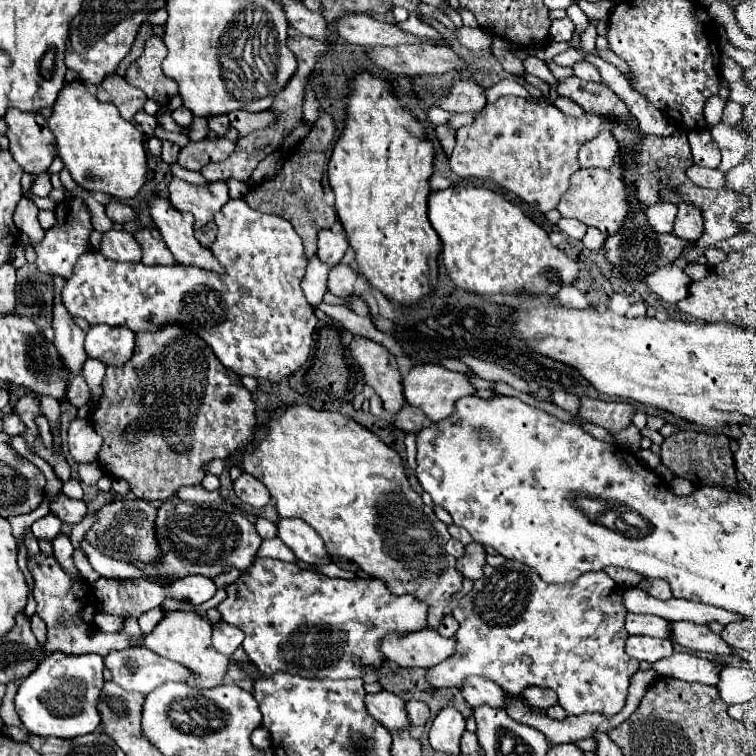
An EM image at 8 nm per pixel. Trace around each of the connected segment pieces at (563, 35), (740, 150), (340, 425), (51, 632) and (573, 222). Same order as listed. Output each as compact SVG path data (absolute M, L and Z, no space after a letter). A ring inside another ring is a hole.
M568 17L552 21L550 37L552 37L554 41L570 41L572 35L574 35L574 23L572 23Z
M722 121L718 125L714 125L710 129L710 133L712 133L712 137L718 143L720 153L722 153L722 163L718 169L726 173L728 169L736 167L744 159L752 139L740 125L726 125Z
M308 405L288 407L280 417L270 417L264 423L270 431L254 453L244 455L242 469L266 485L276 499L278 515L304 519L324 539L328 555L352 561L370 577L384 579L394 595L412 593L424 601L428 605L428 627L438 629L450 611L452 595L462 589L462 573L456 569L456 559L444 549L450 541L448 525L410 489L396 449L350 417L316 411Z
M38 553L28 561L28 567L34 577L34 599L38 603L36 613L46 621L48 625L48 641L46 641L46 653L52 651L64 651L64 653L98 653L106 657L110 651L122 651L132 647L132 643L142 641L144 635L140 631L138 619L135 617L127 618L118 633L106 633L94 627L92 615L96 611L94 595L90 595L90 585L84 583L74 583L74 579L68 579L68 575L58 567L54 557L46 557ZM84 607L84 615L80 615Z
M560 219L558 223L556 223L566 235L570 235L570 237L574 237L574 239L582 239L584 237L584 233L586 233L586 225L582 223L582 221L578 221L578 219Z

